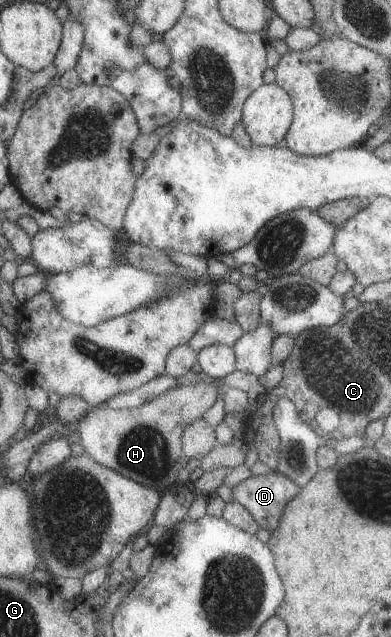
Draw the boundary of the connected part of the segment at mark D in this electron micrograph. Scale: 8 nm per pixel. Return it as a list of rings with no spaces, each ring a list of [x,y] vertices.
[[[280,473],[253,475],[231,489],[232,498],[252,515],[259,528],[271,533],[280,524],[280,517],[288,501],[299,488]]]

